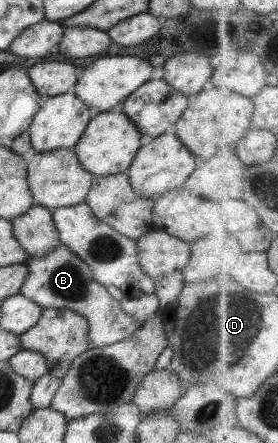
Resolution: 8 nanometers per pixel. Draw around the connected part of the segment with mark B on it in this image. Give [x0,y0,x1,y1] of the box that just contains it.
[19,246,142,347]

